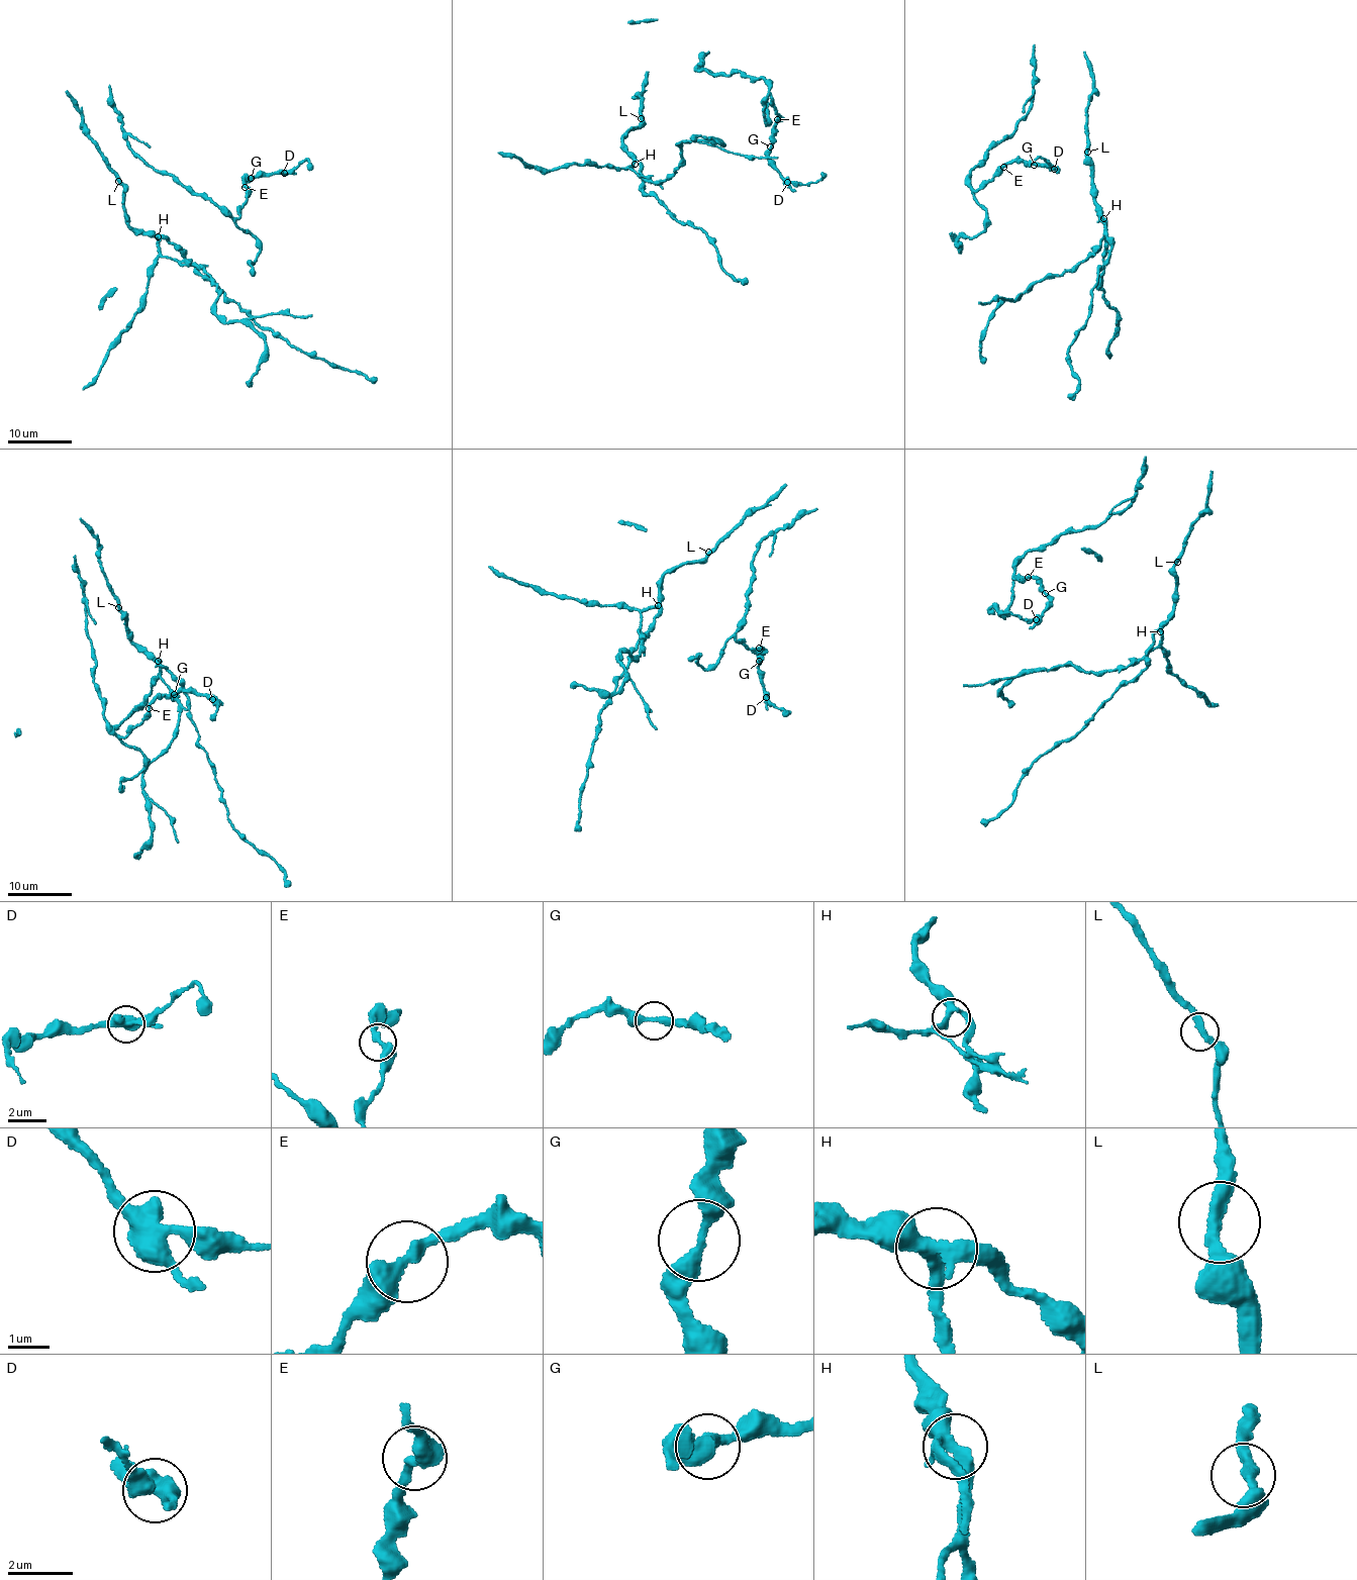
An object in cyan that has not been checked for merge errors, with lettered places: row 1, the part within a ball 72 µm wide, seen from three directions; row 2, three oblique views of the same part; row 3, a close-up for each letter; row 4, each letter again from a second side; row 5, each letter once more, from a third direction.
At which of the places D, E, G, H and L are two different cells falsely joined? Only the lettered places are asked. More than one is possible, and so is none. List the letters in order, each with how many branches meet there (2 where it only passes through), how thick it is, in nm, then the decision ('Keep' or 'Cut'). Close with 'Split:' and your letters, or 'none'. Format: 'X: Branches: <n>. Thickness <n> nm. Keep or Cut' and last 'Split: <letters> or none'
D: Branches: 3. Thickness 460 nm. Keep
E: Branches: 2. Thickness 320 nm. Keep
G: Branches: 2. Thickness 320 nm. Keep
H: Branches: 4. Thickness 320 nm. Keep
L: Branches: 2. Thickness 320 nm. Keep
Split: none

